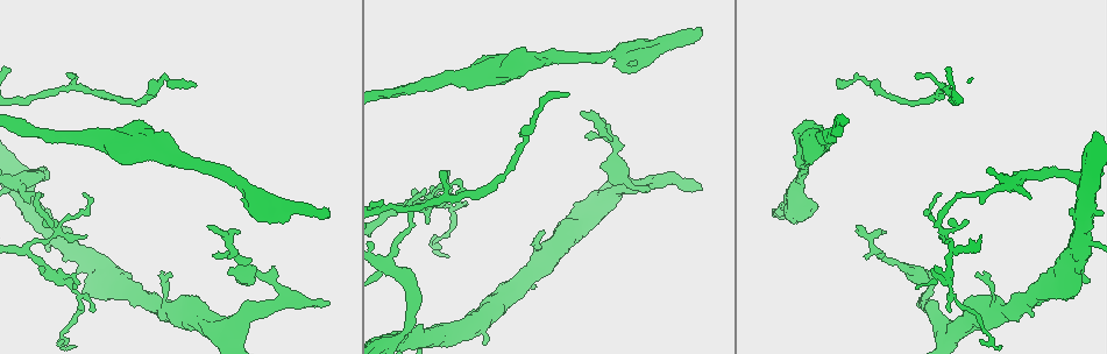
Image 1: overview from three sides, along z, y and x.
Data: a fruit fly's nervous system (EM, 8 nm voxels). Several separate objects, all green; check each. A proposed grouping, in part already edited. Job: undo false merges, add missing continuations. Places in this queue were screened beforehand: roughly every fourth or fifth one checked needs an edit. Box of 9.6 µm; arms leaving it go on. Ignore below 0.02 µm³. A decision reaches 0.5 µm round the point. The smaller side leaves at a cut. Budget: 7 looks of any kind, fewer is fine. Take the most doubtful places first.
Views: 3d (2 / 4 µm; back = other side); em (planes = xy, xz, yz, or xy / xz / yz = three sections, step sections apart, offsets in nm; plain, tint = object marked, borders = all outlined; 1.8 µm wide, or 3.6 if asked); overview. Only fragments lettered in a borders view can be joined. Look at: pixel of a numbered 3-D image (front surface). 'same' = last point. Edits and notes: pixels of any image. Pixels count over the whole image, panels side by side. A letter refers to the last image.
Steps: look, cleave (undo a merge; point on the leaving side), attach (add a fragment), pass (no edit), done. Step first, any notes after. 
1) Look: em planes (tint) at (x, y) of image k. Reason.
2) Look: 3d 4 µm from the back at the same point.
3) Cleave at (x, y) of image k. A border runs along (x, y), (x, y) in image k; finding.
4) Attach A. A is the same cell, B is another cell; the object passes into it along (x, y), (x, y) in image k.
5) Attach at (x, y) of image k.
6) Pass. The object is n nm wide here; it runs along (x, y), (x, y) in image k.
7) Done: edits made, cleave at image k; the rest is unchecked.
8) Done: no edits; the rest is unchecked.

Look: em 3.6 µm planes (tint) at (424, 194) of image 1. Sharp bend.

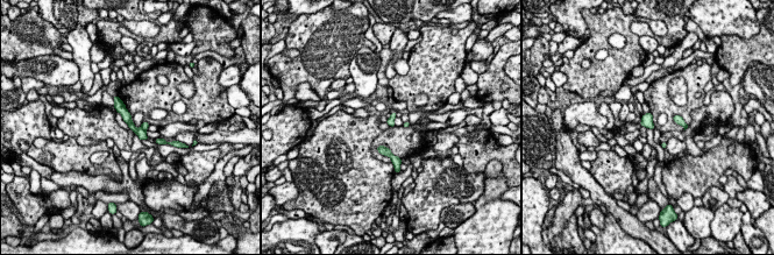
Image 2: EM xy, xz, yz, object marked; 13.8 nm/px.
Look: em 3.6 µm planes (borders) at the same point.

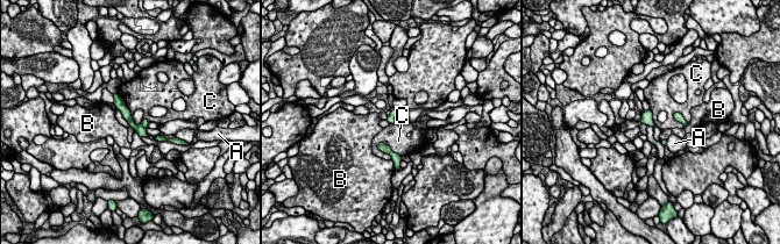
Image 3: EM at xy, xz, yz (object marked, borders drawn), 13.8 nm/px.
Cleave at (144, 122) of image 3. A, B and C are other cells; two cells meet here.

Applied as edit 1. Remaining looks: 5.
Look: em 3.6 µm planes (borders) at (389, 267) of image 1. Four-way junction.

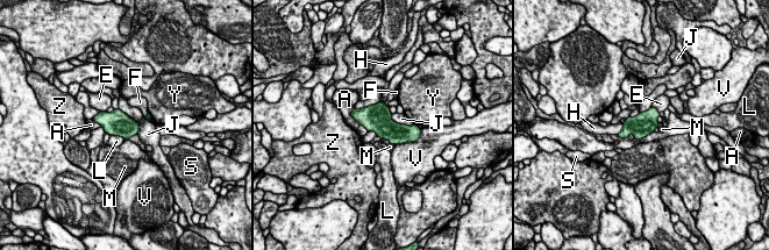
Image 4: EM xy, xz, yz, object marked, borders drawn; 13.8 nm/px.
Pass. The object is 320 nm wide here; A, E, F, H, J, L, M, S, V, Y and Z are other cells; a border runs along (119, 108), (137, 123), (137, 134) in image 4; one cell here.

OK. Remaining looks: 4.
Look: em planes (borders) at (254, 194) of image 1. Sharp bend.

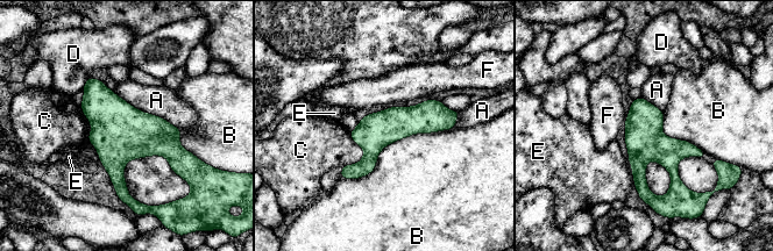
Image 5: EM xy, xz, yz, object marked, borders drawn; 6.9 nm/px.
Pass. A, B, C, D, E and F are other cells; a border runs along (454, 128), (341, 178) in image 5; one cell here.

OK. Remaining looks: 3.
Done: edits made, cleave at image 3; the rest is unchecked.

